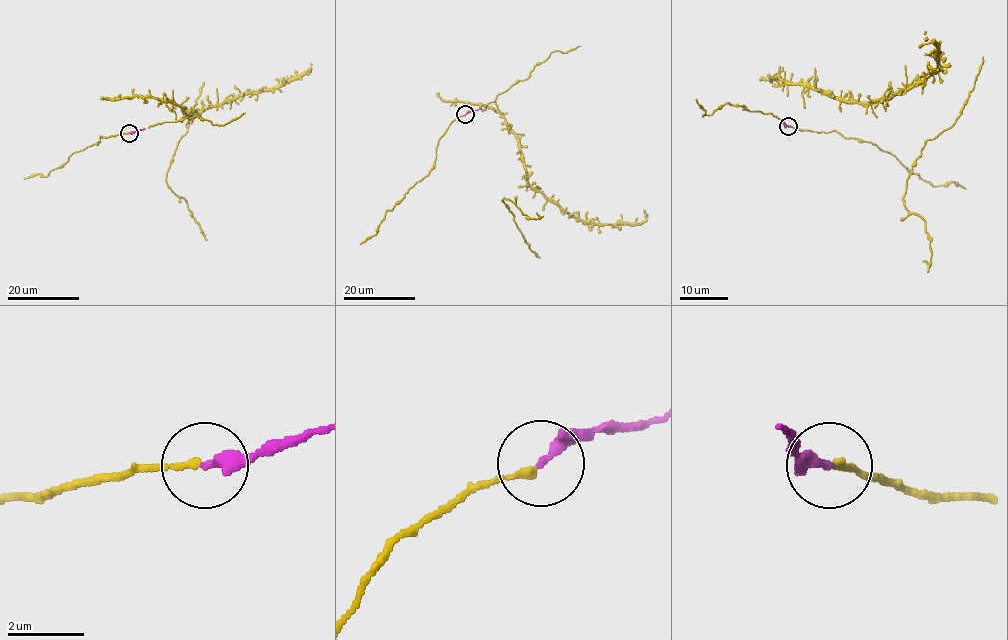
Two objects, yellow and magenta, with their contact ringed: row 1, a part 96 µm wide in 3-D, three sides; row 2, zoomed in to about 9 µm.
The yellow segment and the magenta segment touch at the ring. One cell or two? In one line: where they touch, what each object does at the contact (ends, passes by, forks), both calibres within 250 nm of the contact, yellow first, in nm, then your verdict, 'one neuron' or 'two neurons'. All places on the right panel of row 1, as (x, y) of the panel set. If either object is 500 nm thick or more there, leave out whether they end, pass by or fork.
place (788, 126); yellow ends; magenta ends; calibres 160 and 300 nm; one neuron

